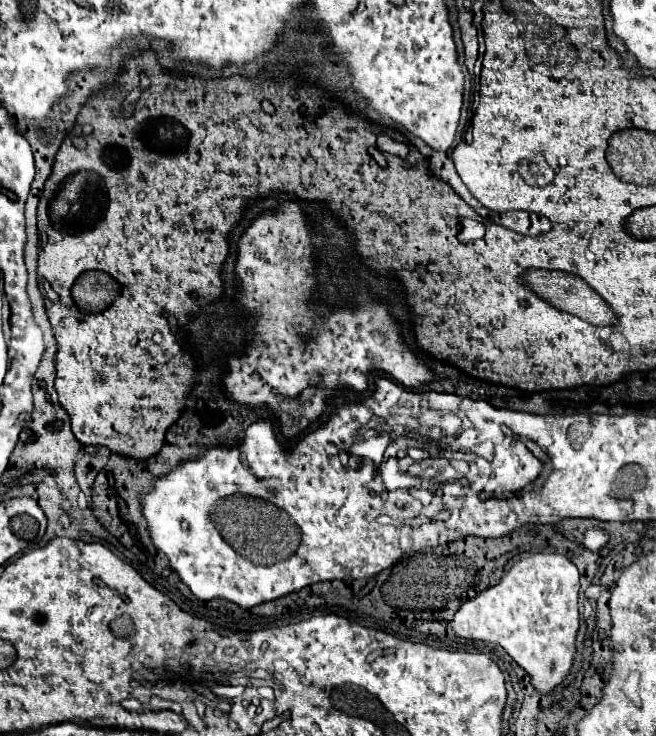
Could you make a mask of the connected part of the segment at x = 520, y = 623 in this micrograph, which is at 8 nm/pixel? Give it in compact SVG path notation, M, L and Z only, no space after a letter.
M540 552L516 562L496 586L468 600L456 612L452 630L460 638L486 640L502 646L528 672L534 688L546 694L564 680L572 666L578 630L578 590L578 568L562 554Z

